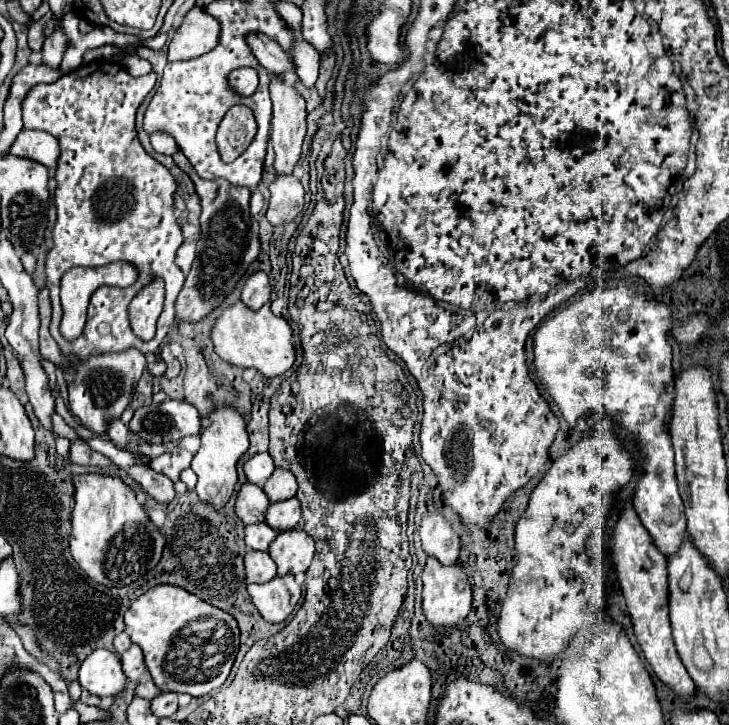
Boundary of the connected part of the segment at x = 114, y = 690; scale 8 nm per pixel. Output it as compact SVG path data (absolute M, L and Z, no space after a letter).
M111 650L91 652L79 668L79 684L99 698L115 698L127 686L119 656Z

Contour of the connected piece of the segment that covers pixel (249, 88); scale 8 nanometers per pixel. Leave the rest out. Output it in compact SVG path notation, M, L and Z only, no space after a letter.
M241 68L231 74L231 84L241 96L251 96L257 88L257 72L253 68Z

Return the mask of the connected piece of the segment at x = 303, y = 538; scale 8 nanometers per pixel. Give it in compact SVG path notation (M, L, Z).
M287 530L279 532L277 540L271 542L269 554L277 564L277 574L303 574L307 572L313 554L315 554L315 540L303 530Z

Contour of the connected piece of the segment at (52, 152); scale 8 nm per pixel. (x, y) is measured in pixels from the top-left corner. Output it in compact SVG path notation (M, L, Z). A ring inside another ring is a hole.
M21 130L11 146L11 154L35 160L47 168L55 168L59 158L59 142L49 132Z

